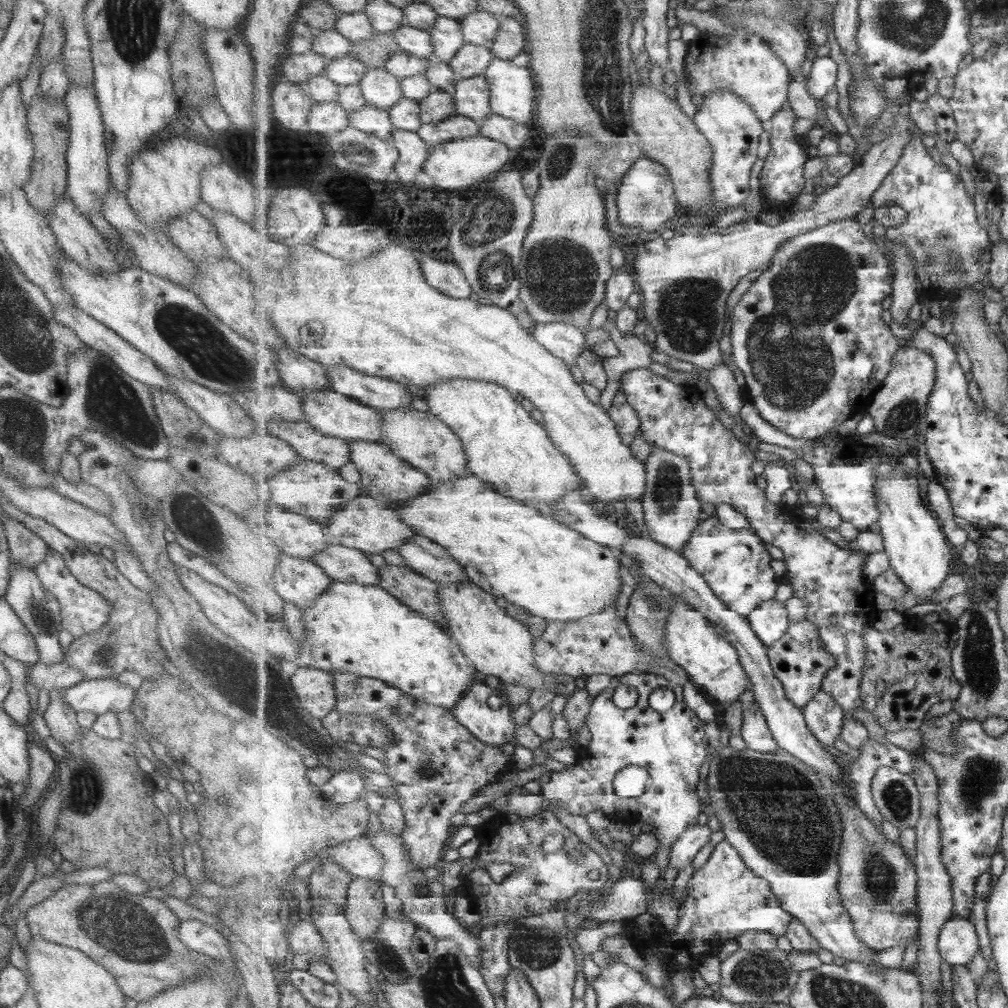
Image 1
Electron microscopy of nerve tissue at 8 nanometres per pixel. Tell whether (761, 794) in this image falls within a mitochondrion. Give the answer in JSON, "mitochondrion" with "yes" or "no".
{"mitochondrion":"yes"}

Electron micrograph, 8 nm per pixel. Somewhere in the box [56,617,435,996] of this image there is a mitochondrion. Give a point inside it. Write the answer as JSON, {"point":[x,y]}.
{"point":[115,925]}

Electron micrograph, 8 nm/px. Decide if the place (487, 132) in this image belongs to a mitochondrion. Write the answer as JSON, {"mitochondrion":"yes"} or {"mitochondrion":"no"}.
{"mitochondrion":"no"}

